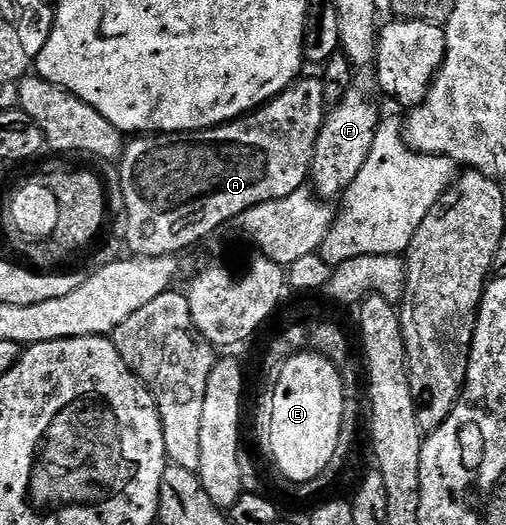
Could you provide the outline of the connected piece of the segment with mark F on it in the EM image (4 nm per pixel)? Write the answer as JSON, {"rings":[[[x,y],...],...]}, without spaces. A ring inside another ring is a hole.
{"rings":[[[358,90],[348,92],[343,101],[324,115],[309,177],[310,183],[315,183],[314,191],[320,197],[338,197],[353,182],[353,178],[361,174],[361,166],[365,166],[365,158],[369,158],[369,150],[373,146],[380,119],[381,113]]]}

